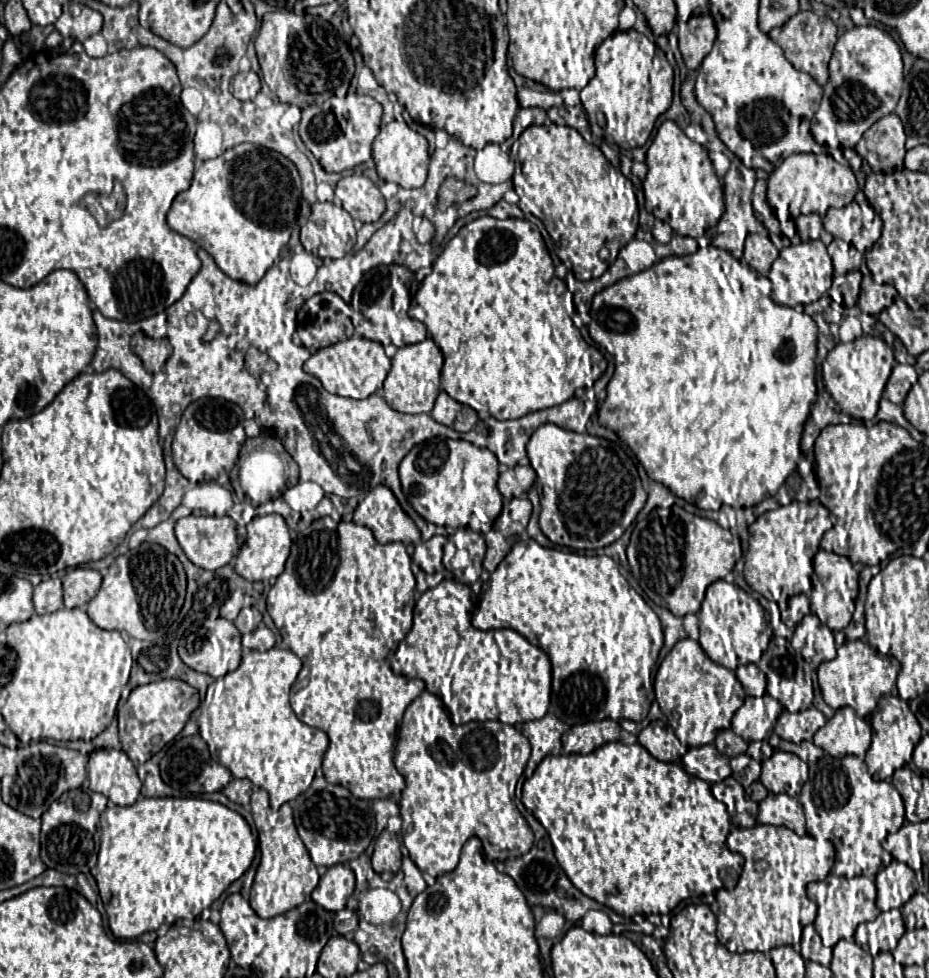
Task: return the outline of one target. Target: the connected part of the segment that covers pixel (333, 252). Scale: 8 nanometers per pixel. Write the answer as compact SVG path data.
M315 202L311 206L311 217L300 229L300 241L304 249L319 258L343 258L355 246L355 226L349 212L333 202Z

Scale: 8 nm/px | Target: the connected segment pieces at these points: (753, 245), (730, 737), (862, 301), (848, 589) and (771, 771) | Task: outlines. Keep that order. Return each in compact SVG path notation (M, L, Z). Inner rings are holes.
M749 234L747 236L743 258L753 270L757 270L765 276L769 272L773 260L777 258L777 254L779 254L779 250L773 246L769 237L759 236L759 234Z
M721 730L715 738L715 746L721 754L725 754L729 758L739 756L747 750L747 742L741 736L737 736L733 730Z
M865 274L861 280L861 294L857 300L857 306L861 312L869 316L879 316L879 312L893 304L897 296L897 290L891 284L877 284L871 274Z
M819 550L813 558L814 573L812 575L812 592L810 599L811 613L815 614L823 624L833 632L843 630L853 616L855 598L857 598L857 572L853 570L847 556L839 556L835 552Z
M773 752L771 758L761 762L761 784L769 792L783 792L797 796L807 782L807 764L791 752Z

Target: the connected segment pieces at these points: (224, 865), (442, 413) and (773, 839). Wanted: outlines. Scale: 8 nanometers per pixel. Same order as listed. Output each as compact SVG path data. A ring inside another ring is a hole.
M190 796L186 798L139 798L135 804L131 806L118 806L108 801L105 812L101 814L101 839L100 847L97 853L97 864L95 880L98 892L103 904L107 920L109 920L109 930L113 932L115 938L139 938L145 932L151 930L159 930L163 924L171 926L173 920L185 918L185 920L193 920L197 918L205 908L209 908L227 888L229 884L233 884L237 878L241 878L245 874L245 870L251 866L255 852L257 851L257 839L253 836L249 824L245 822L243 816L239 816L235 810L229 810L227 806L219 804L219 802L211 802L198 796Z
M439 392L437 400L435 400L435 408L431 410L431 416L439 424L445 424L457 432L469 432L479 420L479 416L473 408L459 404L445 392Z
M757 824L753 828L735 828L727 836L727 848L731 852L737 852L745 858L745 866L741 872L741 878L737 882L737 888L733 890L719 890L716 901L719 905L717 916L717 938L721 944L732 953L749 951L769 952L775 946L797 946L801 941L802 931L806 925L812 924L817 915L817 904L811 901L806 892L807 884L815 880L825 880L829 874L835 850L833 844L817 844L811 836L797 836L789 828L777 828L777 826L763 826ZM757 860L767 860L769 868L765 872L755 870Z

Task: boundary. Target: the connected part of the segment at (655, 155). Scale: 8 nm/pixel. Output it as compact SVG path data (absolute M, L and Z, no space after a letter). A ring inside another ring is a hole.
M671 120L663 122L647 150L647 176L643 180L645 208L655 218L667 222L677 234L699 238L707 228L713 228L723 210L723 186L713 170L707 150L695 140L687 138L685 132Z

